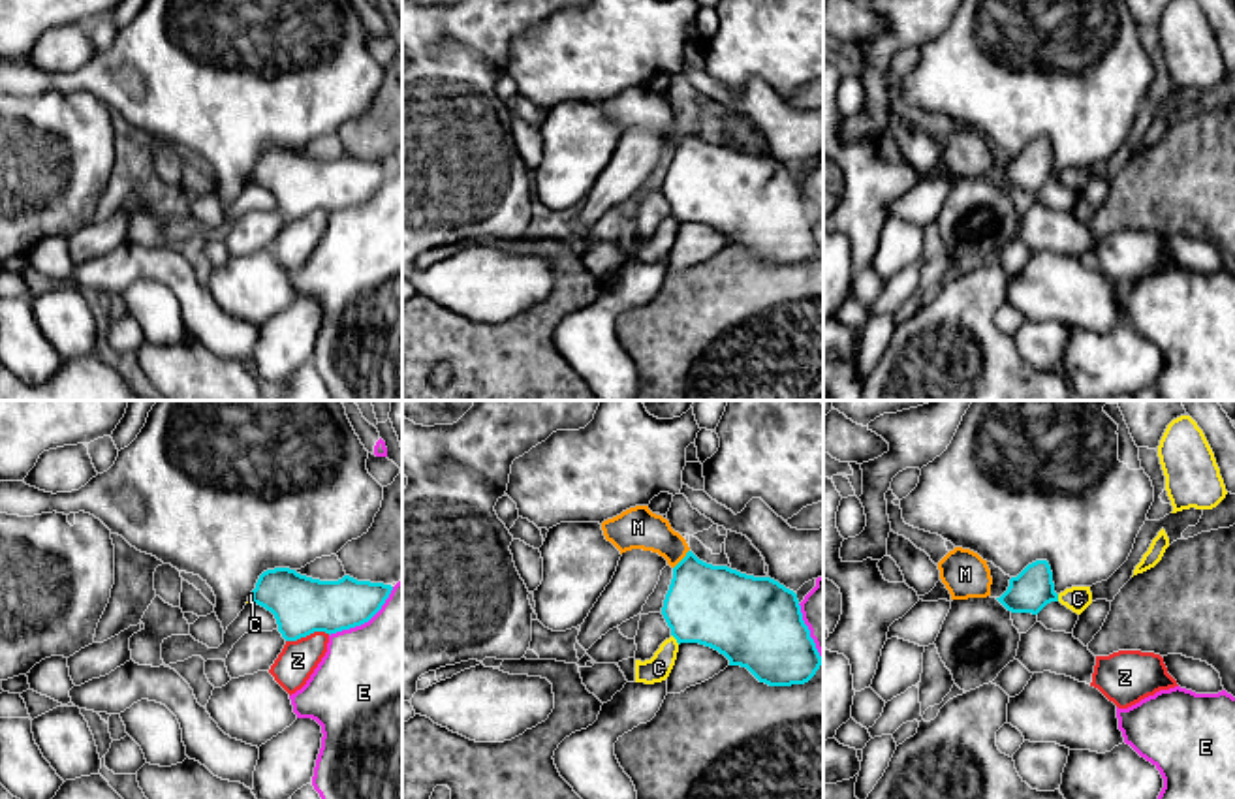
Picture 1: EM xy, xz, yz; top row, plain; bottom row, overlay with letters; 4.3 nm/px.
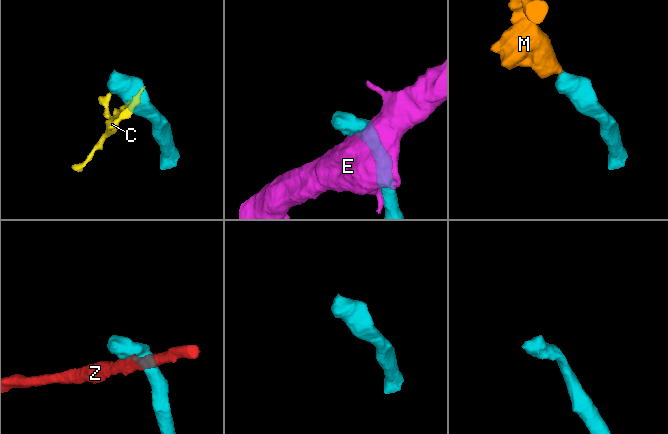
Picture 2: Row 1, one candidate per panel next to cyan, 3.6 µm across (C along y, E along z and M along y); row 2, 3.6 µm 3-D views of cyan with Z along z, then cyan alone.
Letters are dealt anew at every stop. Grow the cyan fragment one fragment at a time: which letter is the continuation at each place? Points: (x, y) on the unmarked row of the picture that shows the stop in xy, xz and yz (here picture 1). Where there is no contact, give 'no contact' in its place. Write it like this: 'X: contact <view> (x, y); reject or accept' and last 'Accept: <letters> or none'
C: contact xz (675, 217); reject
E: contact xy (365, 200); reject
M: contact xz (683, 138); accept
Z: contact xy (307, 213); reject
Accept: M

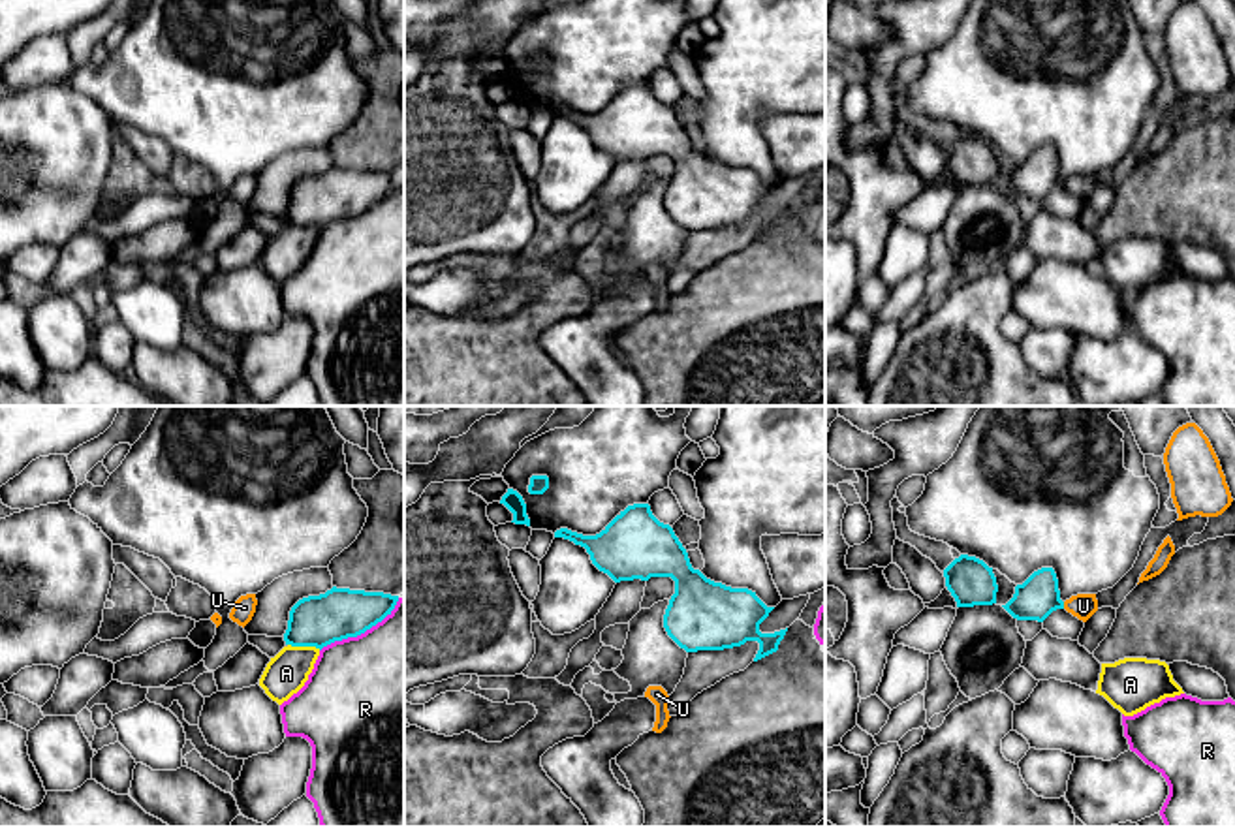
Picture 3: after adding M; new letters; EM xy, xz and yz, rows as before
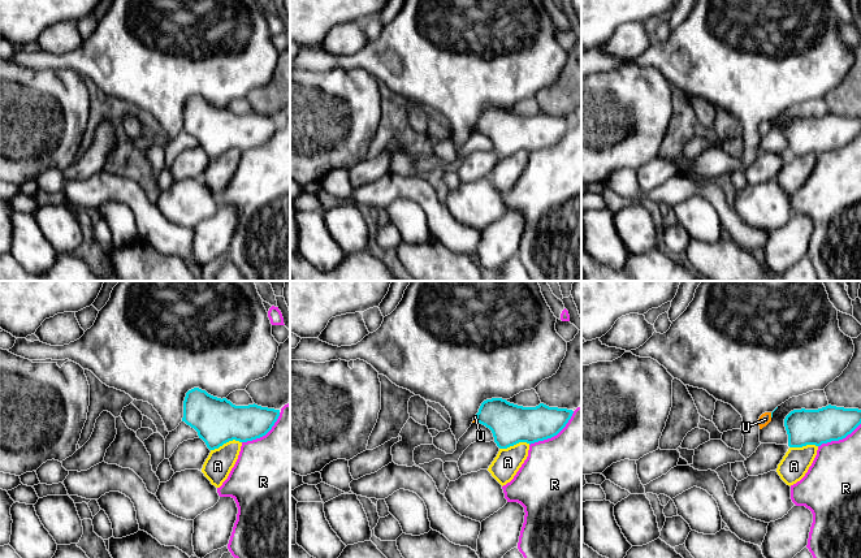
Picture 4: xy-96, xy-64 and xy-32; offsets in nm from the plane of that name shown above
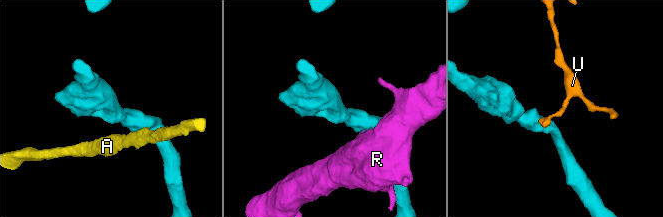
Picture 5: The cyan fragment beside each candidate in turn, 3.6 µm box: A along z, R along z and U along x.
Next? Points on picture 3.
A: contact xy (305, 224); reject
R: contact xy (361, 211); reject
U: contact yz (1063, 185); reject
Accept: none

